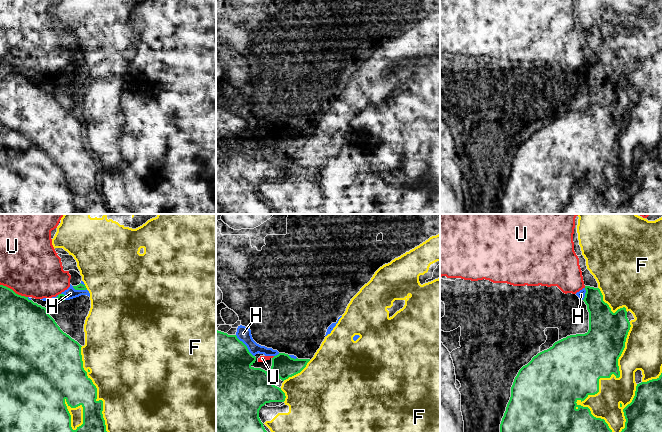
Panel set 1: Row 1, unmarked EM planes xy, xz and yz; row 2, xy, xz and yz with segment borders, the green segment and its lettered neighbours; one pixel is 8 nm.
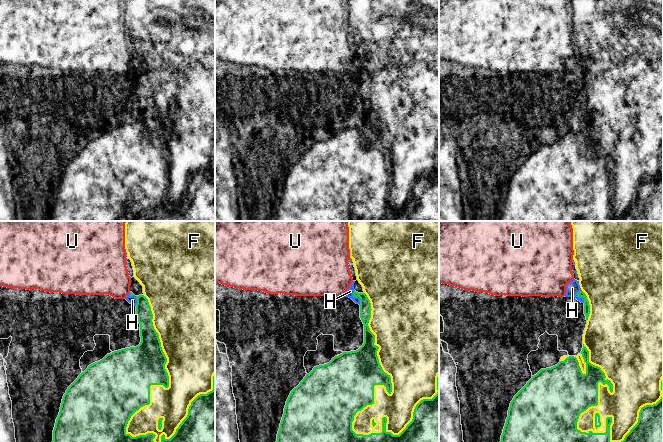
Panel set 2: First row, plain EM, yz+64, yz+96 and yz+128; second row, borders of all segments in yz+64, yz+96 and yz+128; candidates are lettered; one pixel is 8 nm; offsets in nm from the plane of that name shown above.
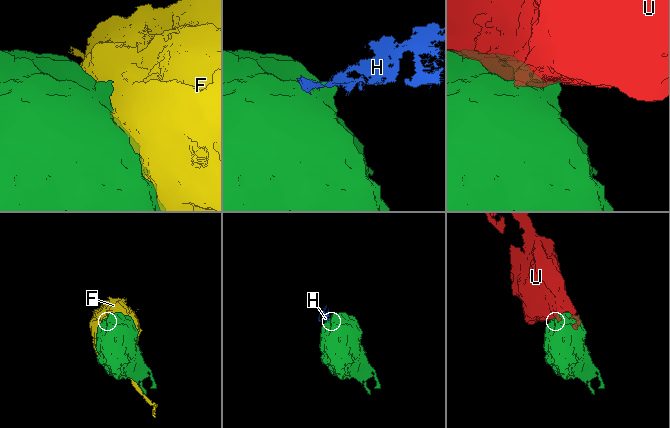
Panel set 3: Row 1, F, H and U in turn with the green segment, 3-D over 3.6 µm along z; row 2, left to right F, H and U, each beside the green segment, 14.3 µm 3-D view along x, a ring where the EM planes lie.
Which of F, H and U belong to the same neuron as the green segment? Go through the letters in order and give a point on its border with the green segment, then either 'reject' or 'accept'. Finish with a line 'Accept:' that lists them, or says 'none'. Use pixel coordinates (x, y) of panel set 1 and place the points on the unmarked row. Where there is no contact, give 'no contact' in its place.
F: meets green in yz at (598, 158); reject
H: meets green in xz at (246, 122); reject
U: meets green in xy at (13, 67); reject
Accept: none

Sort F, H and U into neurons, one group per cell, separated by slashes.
F H / U

